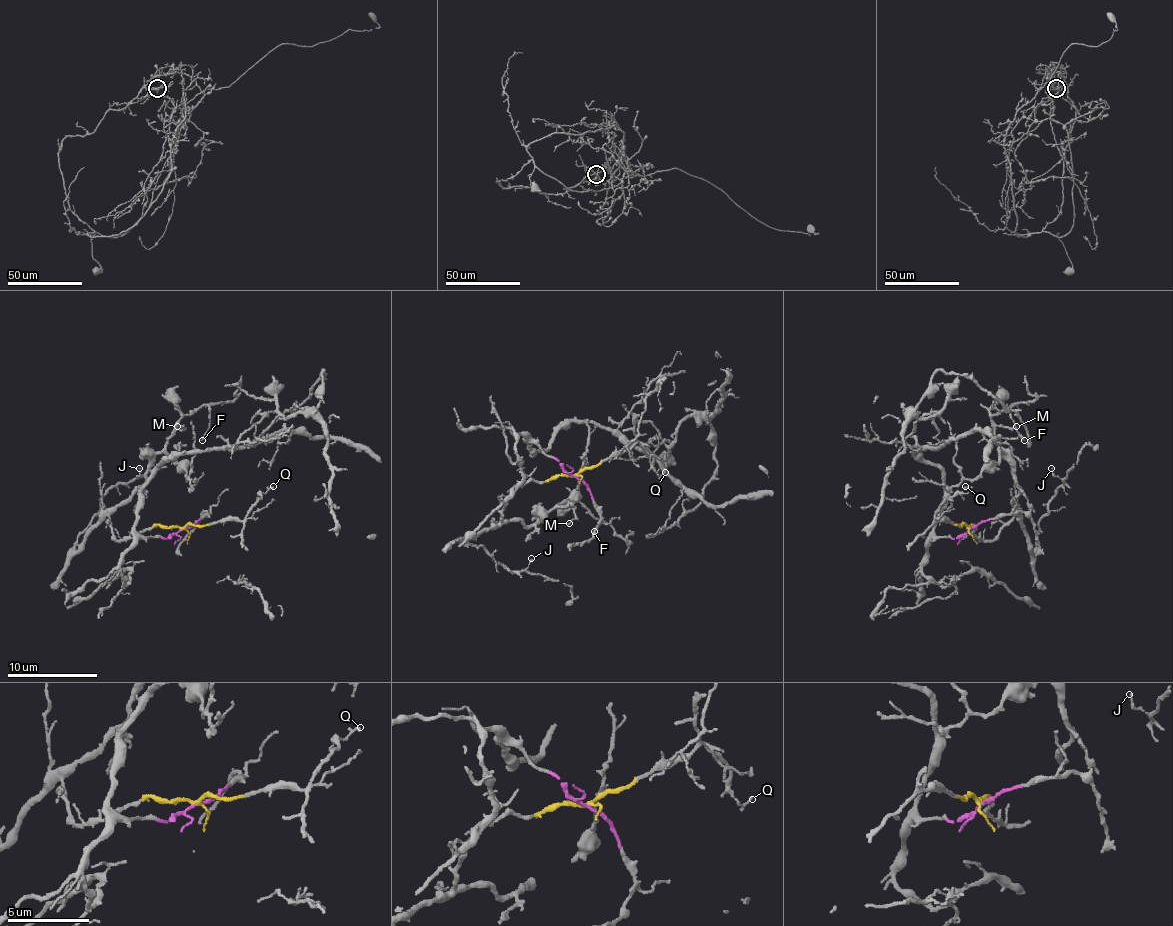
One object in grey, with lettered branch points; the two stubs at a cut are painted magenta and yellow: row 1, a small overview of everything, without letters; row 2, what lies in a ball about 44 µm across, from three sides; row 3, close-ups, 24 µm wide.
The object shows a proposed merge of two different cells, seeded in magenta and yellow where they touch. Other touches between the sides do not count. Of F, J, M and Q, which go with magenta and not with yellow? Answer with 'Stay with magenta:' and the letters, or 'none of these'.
Stay with magenta: none of these

